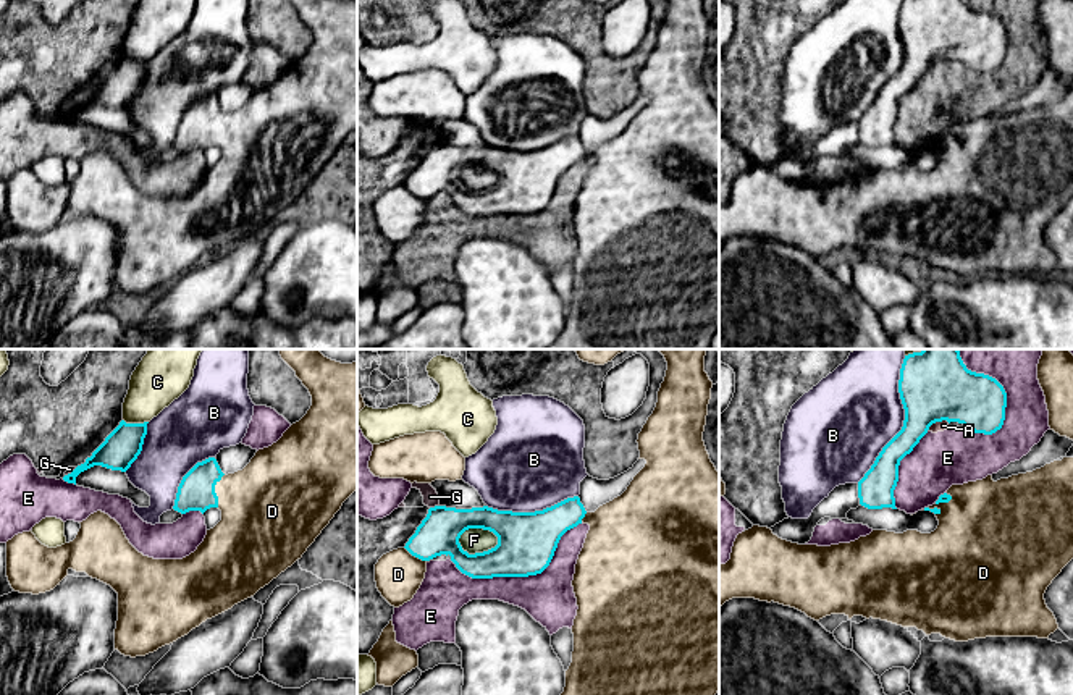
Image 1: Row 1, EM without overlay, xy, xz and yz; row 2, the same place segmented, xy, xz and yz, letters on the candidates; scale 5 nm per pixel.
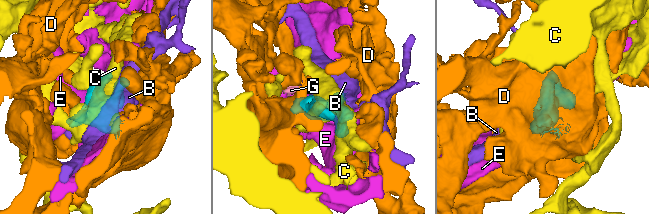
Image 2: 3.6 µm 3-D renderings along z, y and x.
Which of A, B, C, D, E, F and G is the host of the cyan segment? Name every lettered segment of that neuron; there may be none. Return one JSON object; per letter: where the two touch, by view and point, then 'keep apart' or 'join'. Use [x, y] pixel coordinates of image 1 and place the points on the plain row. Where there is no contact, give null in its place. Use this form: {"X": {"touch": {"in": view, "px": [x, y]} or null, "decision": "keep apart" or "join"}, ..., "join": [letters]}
{"A": {"touch": {"in": "yz", "px": [938, 58]}, "decision": "keep apart"}, "B": {"touch": {"in": "yz", "px": [904, 60]}, "decision": "keep apart"}, "C": {"touch": {"in": "xy", "px": [136, 62]}, "decision": "keep apart"}, "D": {"touch": {"in": "xy", "px": [214, 128]}, "decision": "join"}, "E": {"touch": {"in": "xz", "px": [522, 214]}, "decision": "keep apart"}, "F": {"touch": {"in": "xz", "px": [475, 165]}, "decision": "keep apart"}, "G": {"touch": {"in": "xz", "px": [435, 144]}, "decision": "keep apart"}, "join": ["D"]}

